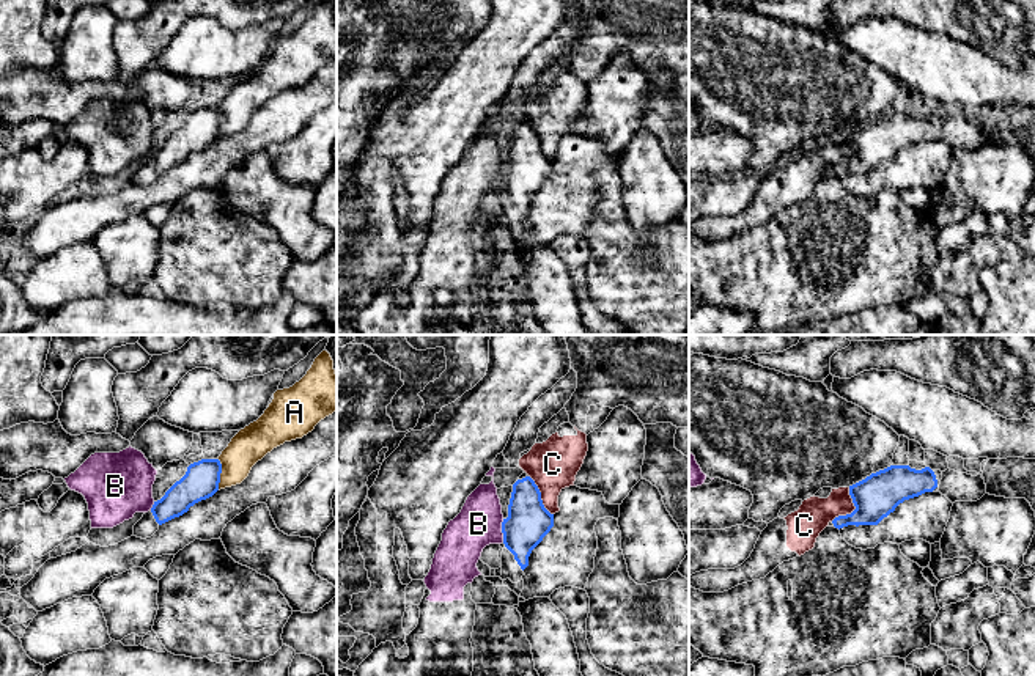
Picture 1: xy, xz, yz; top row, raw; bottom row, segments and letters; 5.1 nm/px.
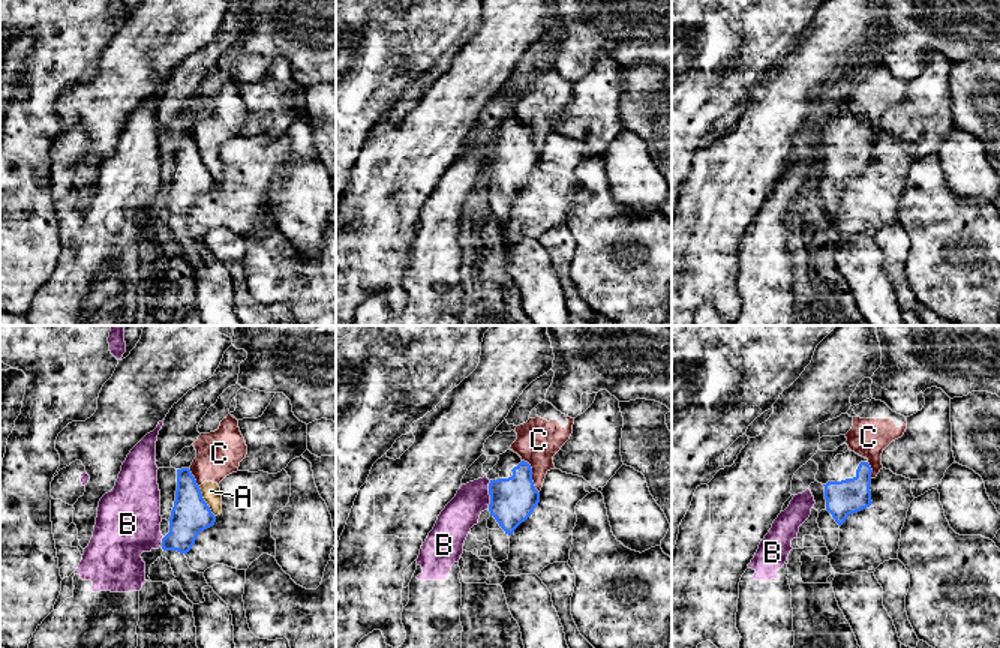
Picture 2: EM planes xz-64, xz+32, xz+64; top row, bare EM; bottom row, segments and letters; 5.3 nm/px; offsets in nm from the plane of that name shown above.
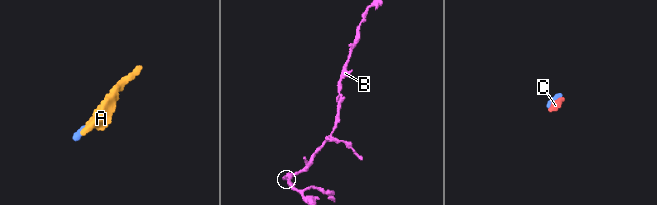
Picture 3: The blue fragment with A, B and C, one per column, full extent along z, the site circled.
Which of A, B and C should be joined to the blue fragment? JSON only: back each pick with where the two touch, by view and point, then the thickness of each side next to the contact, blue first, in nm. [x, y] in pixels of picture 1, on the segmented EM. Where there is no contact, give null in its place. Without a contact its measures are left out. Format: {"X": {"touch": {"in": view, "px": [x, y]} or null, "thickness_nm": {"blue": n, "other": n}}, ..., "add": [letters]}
{"add": []}

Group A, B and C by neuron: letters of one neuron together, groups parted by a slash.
A C / B

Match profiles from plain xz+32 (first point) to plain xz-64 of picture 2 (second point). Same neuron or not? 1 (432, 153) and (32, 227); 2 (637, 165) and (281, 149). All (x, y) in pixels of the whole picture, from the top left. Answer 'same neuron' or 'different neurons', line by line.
1: different neurons
2: different neurons

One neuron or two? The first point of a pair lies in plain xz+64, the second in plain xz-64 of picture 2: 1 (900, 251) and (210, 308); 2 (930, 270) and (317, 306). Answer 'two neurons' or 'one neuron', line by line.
1: two neurons
2: one neuron

